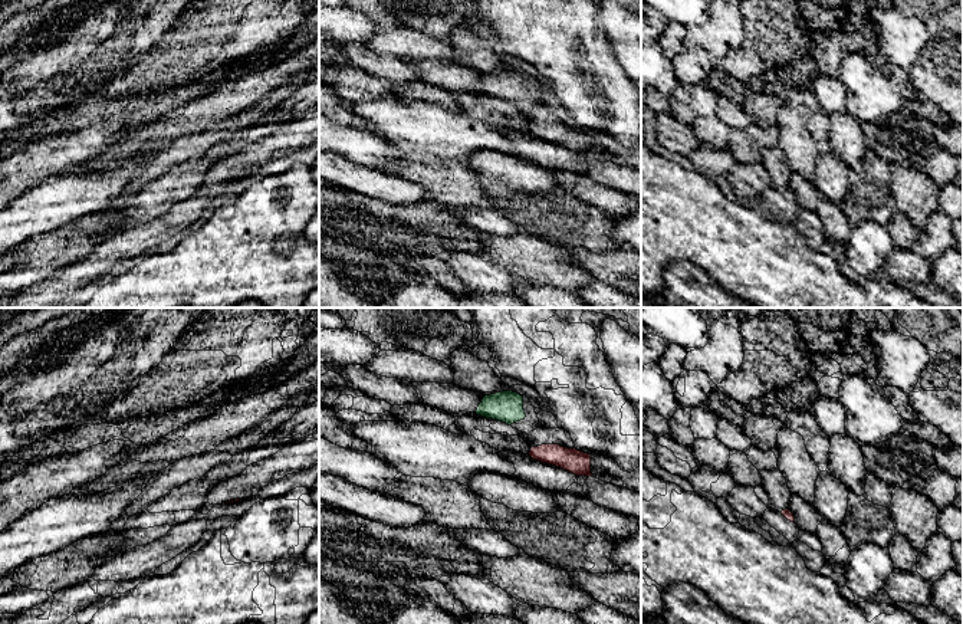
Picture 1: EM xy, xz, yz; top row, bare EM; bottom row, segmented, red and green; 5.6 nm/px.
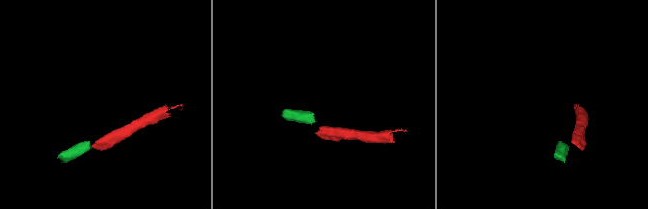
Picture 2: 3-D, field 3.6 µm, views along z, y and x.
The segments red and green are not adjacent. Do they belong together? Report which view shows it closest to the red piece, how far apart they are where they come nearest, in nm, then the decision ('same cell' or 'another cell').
xz | 170 nm | another cell

